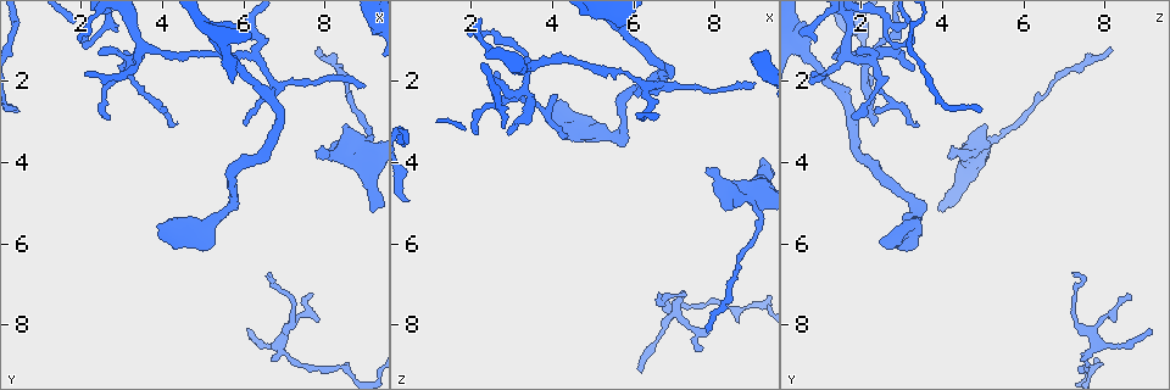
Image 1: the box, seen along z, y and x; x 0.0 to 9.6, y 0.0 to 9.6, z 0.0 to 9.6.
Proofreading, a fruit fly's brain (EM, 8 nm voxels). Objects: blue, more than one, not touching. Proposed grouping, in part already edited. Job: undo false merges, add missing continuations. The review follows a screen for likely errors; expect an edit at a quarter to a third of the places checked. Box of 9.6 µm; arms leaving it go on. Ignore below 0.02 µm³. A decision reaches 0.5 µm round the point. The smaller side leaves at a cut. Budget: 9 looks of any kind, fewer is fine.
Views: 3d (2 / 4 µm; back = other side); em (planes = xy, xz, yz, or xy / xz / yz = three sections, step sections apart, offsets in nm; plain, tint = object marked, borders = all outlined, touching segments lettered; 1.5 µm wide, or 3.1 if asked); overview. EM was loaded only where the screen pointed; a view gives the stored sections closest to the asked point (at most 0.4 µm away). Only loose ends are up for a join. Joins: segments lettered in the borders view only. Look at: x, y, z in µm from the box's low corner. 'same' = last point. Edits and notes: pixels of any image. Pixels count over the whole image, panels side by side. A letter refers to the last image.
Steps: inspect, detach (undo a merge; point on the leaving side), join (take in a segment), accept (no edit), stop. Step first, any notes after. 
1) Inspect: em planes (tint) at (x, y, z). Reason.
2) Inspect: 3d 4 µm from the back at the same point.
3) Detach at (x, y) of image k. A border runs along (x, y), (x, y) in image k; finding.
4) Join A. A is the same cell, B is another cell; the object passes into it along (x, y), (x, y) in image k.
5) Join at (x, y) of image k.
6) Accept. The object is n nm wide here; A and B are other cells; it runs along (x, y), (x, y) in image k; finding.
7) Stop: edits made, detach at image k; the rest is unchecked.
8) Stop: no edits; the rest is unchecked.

Inspect: 3d 2 µm at (2.85, 1.65, 3.35). An open end.

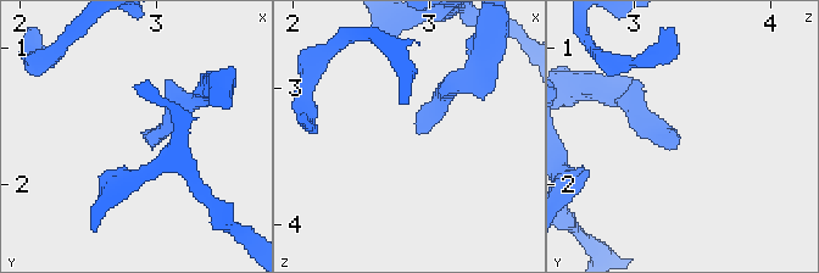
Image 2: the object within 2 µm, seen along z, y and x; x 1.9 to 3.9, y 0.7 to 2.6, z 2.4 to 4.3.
Inspect: em xz step 8 (borders) at (2.90, 1.66, 3.32). Now the EM.

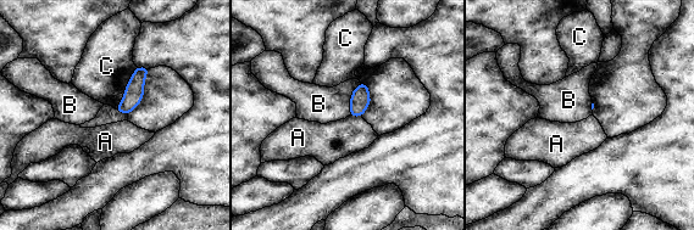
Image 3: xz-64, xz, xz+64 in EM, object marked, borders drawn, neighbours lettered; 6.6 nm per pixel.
Inspect: em planes (borders) at the same point. Another direction.

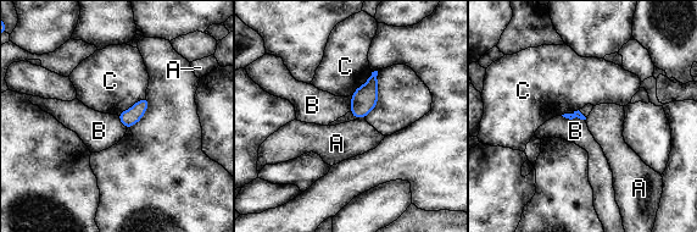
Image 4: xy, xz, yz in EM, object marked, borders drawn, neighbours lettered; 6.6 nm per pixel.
Accept. A, B and C are other cells; a border runs along (360, 117), (364, 119) in image 4; none of them fits.

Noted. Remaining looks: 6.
Inspect: em planes (borders) at (2.10, 1.90, 0.90). An open end.

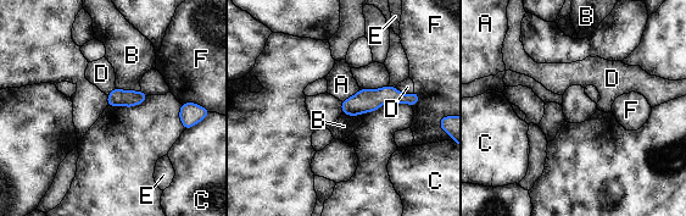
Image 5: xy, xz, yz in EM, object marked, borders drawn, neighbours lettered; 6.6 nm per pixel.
Accept. The longest contact is with B, 170 nm; A, B, C, D, E and F are other cells; a border runs along (360, 88), (341, 101) in image 5; none of them fits.

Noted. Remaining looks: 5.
Inspect: em planes (borders) at (7.85, 1.15, 8.20). Tapers out.

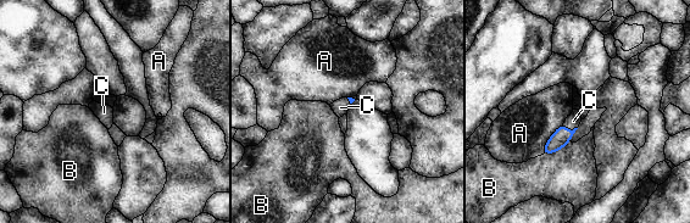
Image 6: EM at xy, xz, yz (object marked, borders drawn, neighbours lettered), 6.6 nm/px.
Join C. C is the same cell, A and B are other cells; the object passes into it along (562, 135), (569, 129), (573, 121) in image 6; the cell continues.

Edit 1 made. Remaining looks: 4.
Inspect: overview.

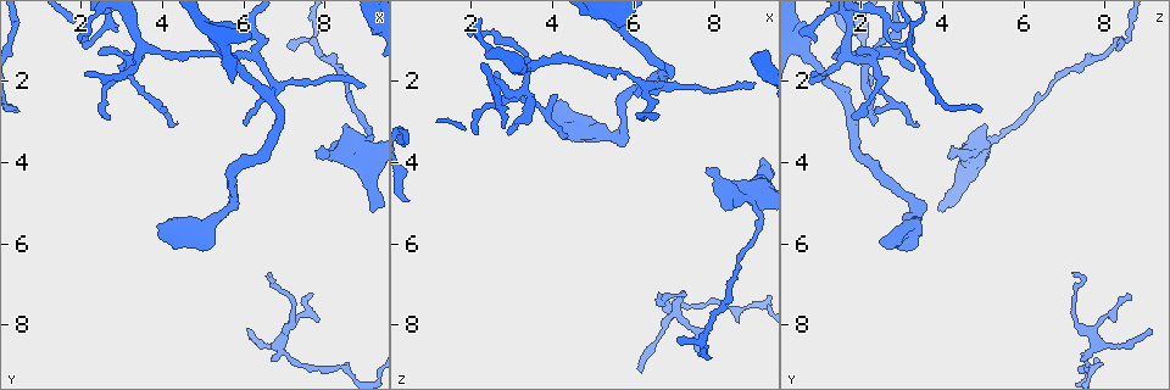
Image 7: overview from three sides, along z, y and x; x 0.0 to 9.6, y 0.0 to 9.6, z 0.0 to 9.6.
Inspect: em planes (borders) at (6.15, 8.10, 9.05). An open end.

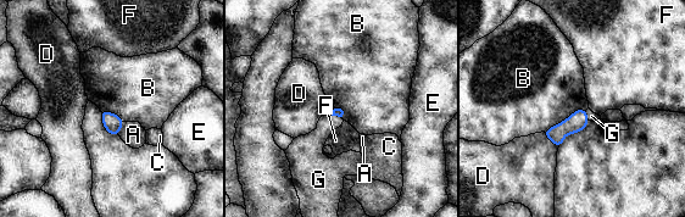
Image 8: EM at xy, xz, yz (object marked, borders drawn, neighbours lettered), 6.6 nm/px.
Join G. G is the same cell, A, B, C, D, E and F are other cells; the object passes into it along (577, 122), (586, 115), (591, 116) in image 8; the cell continues.

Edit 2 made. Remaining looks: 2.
Stop: edits made, join at image 6, join at image 8; the rest is unchecked.

